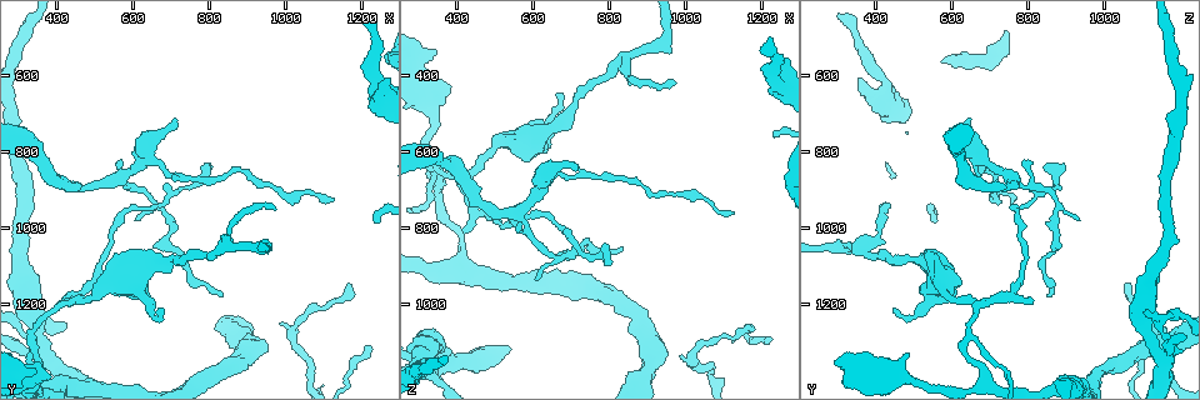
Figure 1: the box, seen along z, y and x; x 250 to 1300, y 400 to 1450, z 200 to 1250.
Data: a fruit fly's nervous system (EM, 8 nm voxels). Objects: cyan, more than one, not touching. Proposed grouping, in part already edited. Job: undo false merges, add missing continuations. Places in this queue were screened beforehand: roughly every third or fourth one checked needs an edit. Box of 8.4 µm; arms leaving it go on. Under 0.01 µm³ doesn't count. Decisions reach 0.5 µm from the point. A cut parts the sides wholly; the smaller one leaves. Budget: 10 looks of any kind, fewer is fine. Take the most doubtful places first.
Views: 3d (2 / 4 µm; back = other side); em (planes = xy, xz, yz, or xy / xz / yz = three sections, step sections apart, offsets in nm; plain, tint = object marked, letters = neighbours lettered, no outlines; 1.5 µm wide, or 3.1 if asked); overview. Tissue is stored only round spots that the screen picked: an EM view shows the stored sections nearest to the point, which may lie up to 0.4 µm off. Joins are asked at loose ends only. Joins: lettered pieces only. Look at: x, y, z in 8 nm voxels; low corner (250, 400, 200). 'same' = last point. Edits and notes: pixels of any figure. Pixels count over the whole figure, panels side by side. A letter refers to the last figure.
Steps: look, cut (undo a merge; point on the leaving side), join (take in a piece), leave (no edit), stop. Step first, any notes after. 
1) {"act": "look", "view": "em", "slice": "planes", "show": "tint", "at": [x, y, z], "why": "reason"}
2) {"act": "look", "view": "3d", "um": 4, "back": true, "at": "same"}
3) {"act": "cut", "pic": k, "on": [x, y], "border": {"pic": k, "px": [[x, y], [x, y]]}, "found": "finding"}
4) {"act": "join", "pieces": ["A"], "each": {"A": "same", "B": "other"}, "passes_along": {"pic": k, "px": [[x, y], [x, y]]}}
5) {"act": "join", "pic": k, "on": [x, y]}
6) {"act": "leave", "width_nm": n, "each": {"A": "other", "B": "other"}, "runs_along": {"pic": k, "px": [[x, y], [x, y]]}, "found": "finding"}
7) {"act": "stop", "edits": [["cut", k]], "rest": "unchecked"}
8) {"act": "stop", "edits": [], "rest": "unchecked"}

{"act": "look", "view": "3d", "um": 2, "at": [335, 1295, 630], "why": "two arms at a narrow angle"}

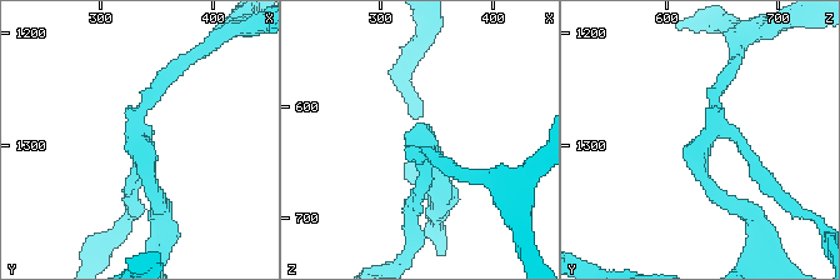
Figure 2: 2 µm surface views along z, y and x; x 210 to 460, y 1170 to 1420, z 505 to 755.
{"act": "look", "view": "em", "slice": "planes", "show": "letters", "at": [330, 1290, 636], "why": "shape alone is not enough"}

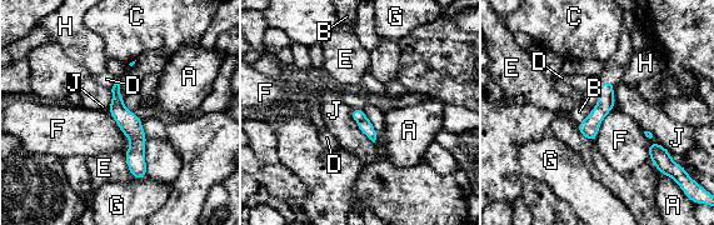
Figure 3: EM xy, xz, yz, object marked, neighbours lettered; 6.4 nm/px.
{"act": "cut", "pic": 3, "on": [365, 126], "each": {"A": "other", "B": "other", "C": "other", "D": "other", "E": "other", "F": "other", "G": "other", "H": "other", "J": "other"}, "arms": 3, "border": {"pic": 3, "px": [[365, 118], [358, 123]]}, "found": "a second neuron is stuck on"}

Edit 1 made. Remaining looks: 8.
{"act": "look", "view": "overview", "why": "see it whole again"}

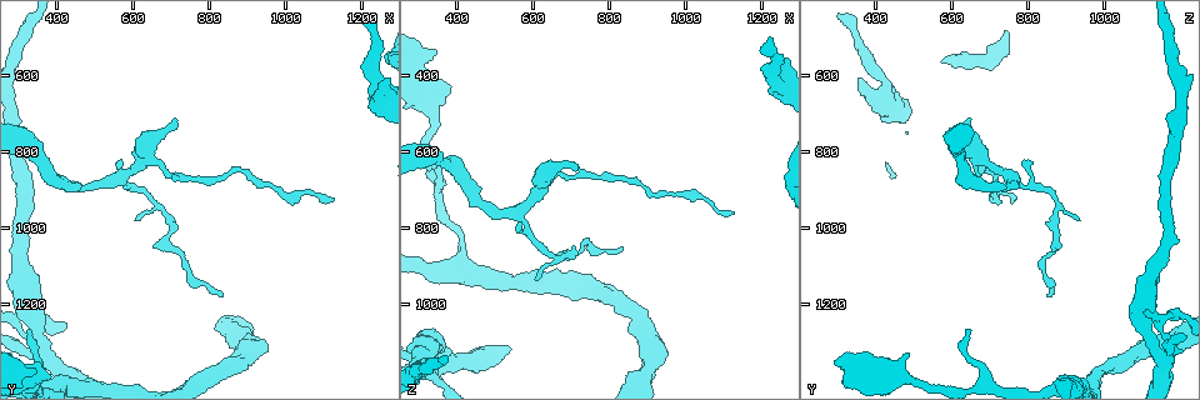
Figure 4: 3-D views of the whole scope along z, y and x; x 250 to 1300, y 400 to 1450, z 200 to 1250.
{"act": "look", "view": "em", "slice": "planes", "show": "tint", "at": [365, 1330, 1140]}

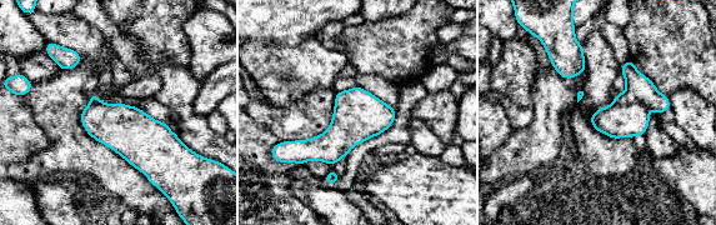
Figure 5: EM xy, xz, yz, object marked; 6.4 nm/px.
{"act": "look", "view": "em", "slice": "planes", "show": "letters", "at": "same"}

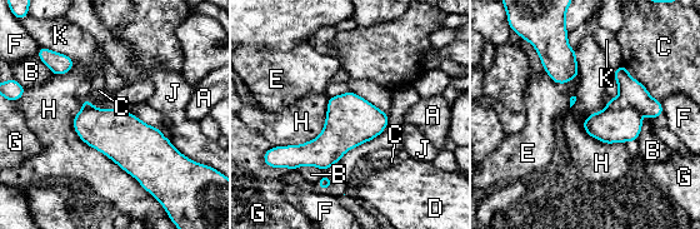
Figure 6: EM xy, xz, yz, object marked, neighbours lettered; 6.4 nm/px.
{"act": "cut", "pic": 6, "on": [633, 94], "each": {"A": "other", "B": "other", "C": "other", "D": "other", "E": "other", "F": "other", "G": "other", "H": "other", "J": "other", "K": "other"}, "border": {"pic": 6, "px": [[608, 106], [634, 108], [638, 111]]}, "found": "a second neuron is stuck on"}

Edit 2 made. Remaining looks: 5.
{"act": "look", "view": "overview", "why": "see it whole again"}

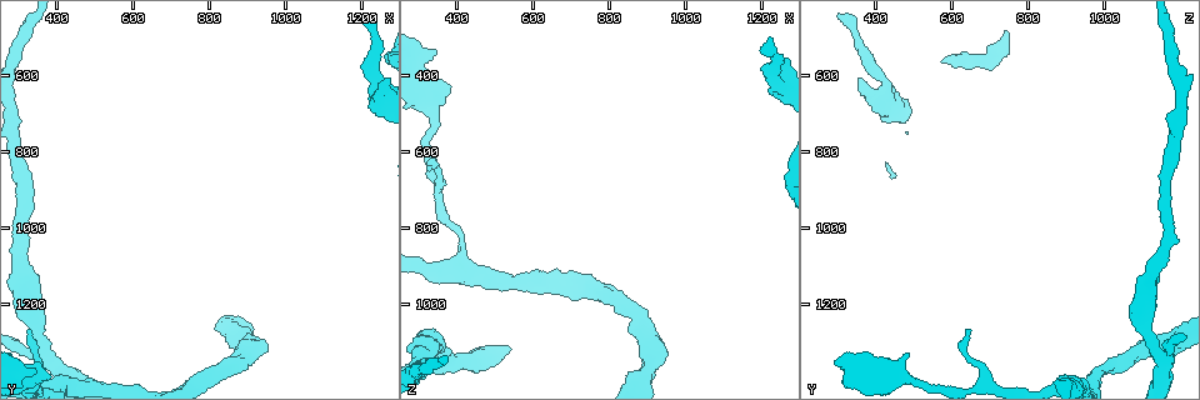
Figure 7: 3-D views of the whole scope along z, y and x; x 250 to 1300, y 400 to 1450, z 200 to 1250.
{"act": "look", "view": "em", "slice": "xz", "step": 8, "show": "letters", "at": [340, 1365, 355], "why": "branch stops here"}

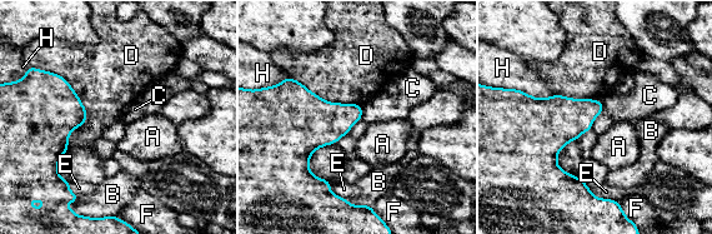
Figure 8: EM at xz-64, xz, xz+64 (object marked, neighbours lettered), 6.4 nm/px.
{"act": "look", "view": "em", "slice": "planes", "show": "letters", "at": "same", "why": "another direction"}

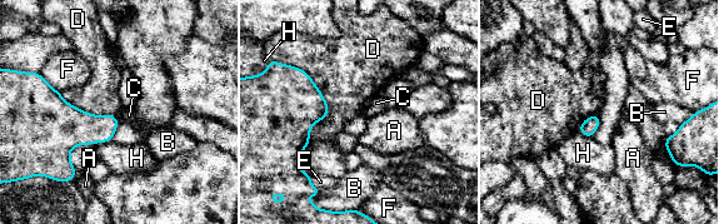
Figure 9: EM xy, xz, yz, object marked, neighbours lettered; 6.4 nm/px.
{"act": "leave", "each": {"A": "other", "B": "other", "C": "other", "D": "other", "E": "other", "F": "other", "H": "other"}, "border": {"pic": 9, "px": [[295, 65], [328, 105], [311, 142]]}, "found": "no lettered piece goes on from it"}

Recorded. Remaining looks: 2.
{"act": "stop", "edits": [["cut", 3], ["cut", 6]], "rest": "unchecked"}

